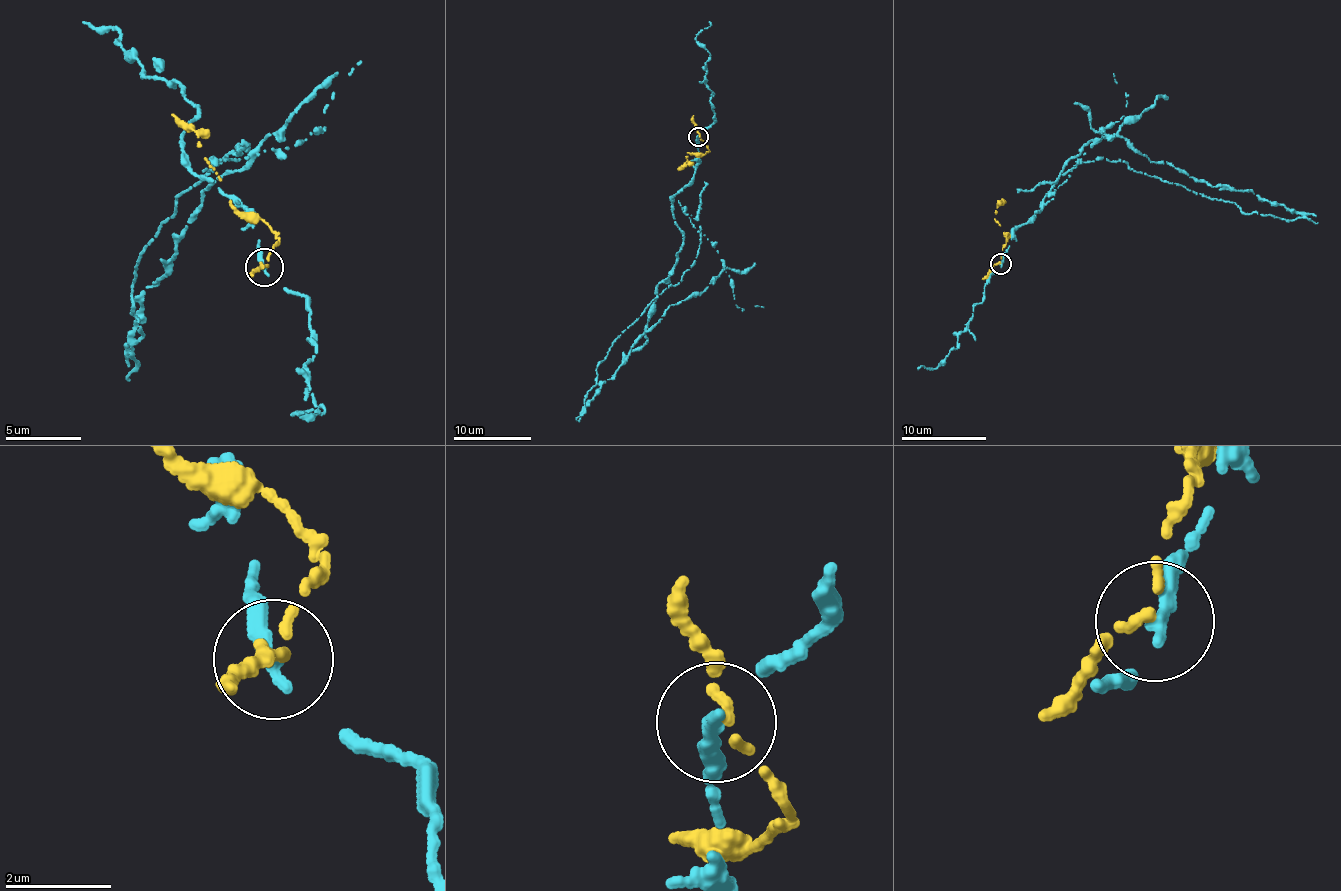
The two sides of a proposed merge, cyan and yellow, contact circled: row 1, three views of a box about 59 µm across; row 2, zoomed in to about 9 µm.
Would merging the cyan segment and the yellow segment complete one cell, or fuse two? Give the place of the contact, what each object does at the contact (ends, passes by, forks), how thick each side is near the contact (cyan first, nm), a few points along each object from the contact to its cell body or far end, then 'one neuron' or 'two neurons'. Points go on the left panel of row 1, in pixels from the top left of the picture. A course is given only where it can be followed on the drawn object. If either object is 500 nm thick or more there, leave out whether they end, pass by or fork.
(264, 267) | cyan ends | yellow ends | 340/240 nm | cyan via (263, 268), (253, 211), (194, 175), (237, 146), (141, 253), (132, 360), (138, 303), (207, 189), (336, 71) | yellow via (267, 267), (278, 235), (248, 220), (229, 202), (205, 158), (199, 137), (170, 113) | two neurons

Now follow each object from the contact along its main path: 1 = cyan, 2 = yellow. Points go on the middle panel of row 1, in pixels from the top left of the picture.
1: (697, 136), (700, 159), (674, 196), (699, 228), (691, 266), (596, 364), (583, 410), (671, 305), (755, 264)
2: (699, 136), (709, 151), (696, 155), (688, 152), (688, 160), (677, 169)

